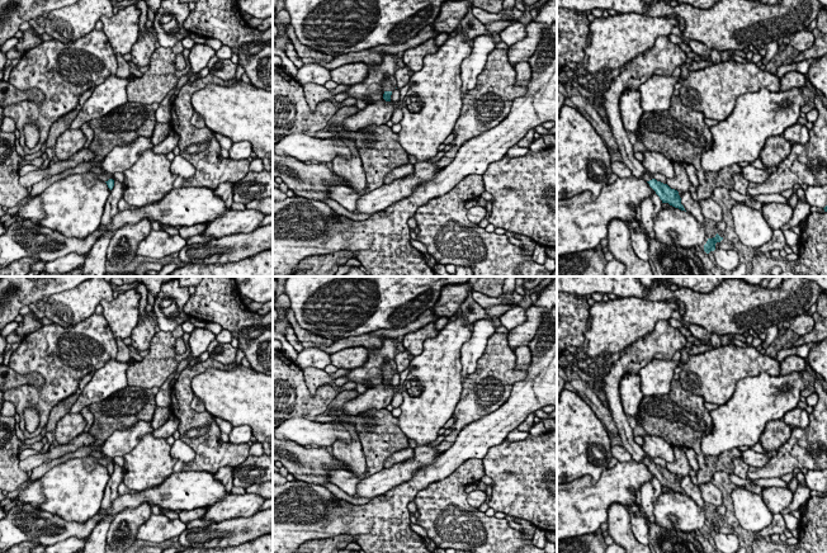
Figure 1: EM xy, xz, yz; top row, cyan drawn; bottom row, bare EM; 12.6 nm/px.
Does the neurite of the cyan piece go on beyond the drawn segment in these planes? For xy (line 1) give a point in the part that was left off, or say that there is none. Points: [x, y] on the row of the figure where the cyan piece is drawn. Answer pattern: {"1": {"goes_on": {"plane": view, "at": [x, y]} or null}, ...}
{"1": {"goes_on": {"plane": "xy", "at": [104, 176]}}}

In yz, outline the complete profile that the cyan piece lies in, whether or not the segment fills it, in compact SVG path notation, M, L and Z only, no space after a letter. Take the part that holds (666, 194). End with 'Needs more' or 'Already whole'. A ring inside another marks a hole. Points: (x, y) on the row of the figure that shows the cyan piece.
M649 172L643 175L643 180L646 180L649 186L656 192L662 203L668 203L675 208L685 211L684 205L681 204L681 198L677 190L671 189L667 184L657 181Z. Needs more

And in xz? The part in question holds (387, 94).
M388 76L383 82L383 99L386 101L391 101L392 91L396 89L396 79L394 76Z. Needs more

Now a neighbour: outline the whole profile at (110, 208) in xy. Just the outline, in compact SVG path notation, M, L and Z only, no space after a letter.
M114 179L114 186L110 190L110 195L108 197L104 205L104 213L101 216L100 227L108 228L112 222L112 218L119 212L118 202L123 198L123 192L123 183Z

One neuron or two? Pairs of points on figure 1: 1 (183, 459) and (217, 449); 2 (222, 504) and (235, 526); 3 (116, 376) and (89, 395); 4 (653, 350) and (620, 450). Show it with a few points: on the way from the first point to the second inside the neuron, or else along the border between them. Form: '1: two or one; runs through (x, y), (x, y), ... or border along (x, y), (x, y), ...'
1: two; border along (179, 439), (194, 452), (194, 457), (184, 468)
2: two; border along (259, 510), (247, 516), (235, 516), (214, 523)
3: one; runs through (109, 379), (95, 391)
4: two; border along (622, 444), (632, 458)

